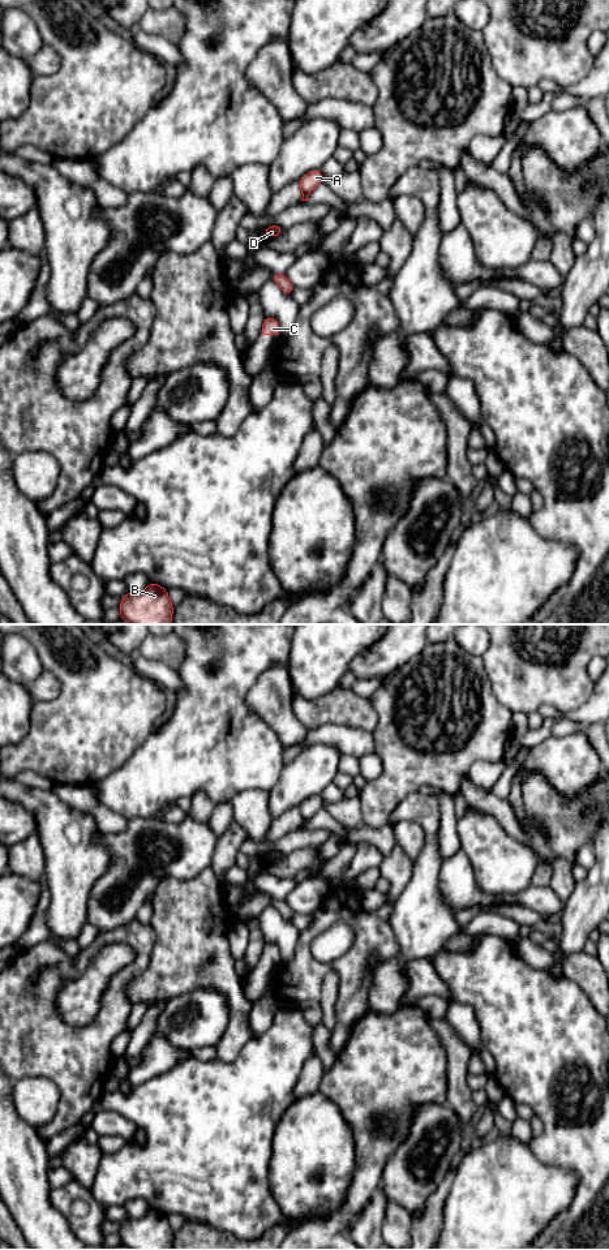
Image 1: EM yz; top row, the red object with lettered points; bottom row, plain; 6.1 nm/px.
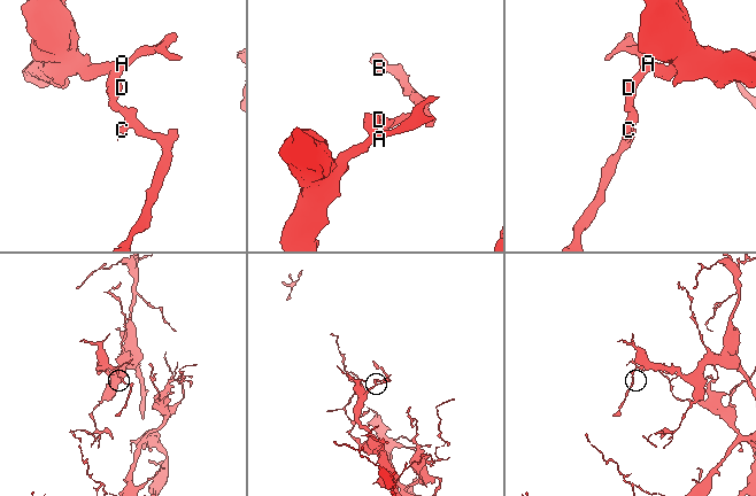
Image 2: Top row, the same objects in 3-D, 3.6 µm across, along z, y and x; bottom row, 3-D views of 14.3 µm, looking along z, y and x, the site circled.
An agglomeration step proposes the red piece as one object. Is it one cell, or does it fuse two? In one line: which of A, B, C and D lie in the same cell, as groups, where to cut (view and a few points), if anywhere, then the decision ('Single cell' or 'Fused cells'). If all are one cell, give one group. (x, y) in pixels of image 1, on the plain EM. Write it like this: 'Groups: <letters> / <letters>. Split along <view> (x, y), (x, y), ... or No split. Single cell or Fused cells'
Groups: A B C D. No split. Single cell

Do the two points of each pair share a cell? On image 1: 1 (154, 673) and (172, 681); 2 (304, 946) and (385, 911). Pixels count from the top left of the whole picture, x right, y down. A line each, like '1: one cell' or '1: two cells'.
1: one cell
2: two cells

